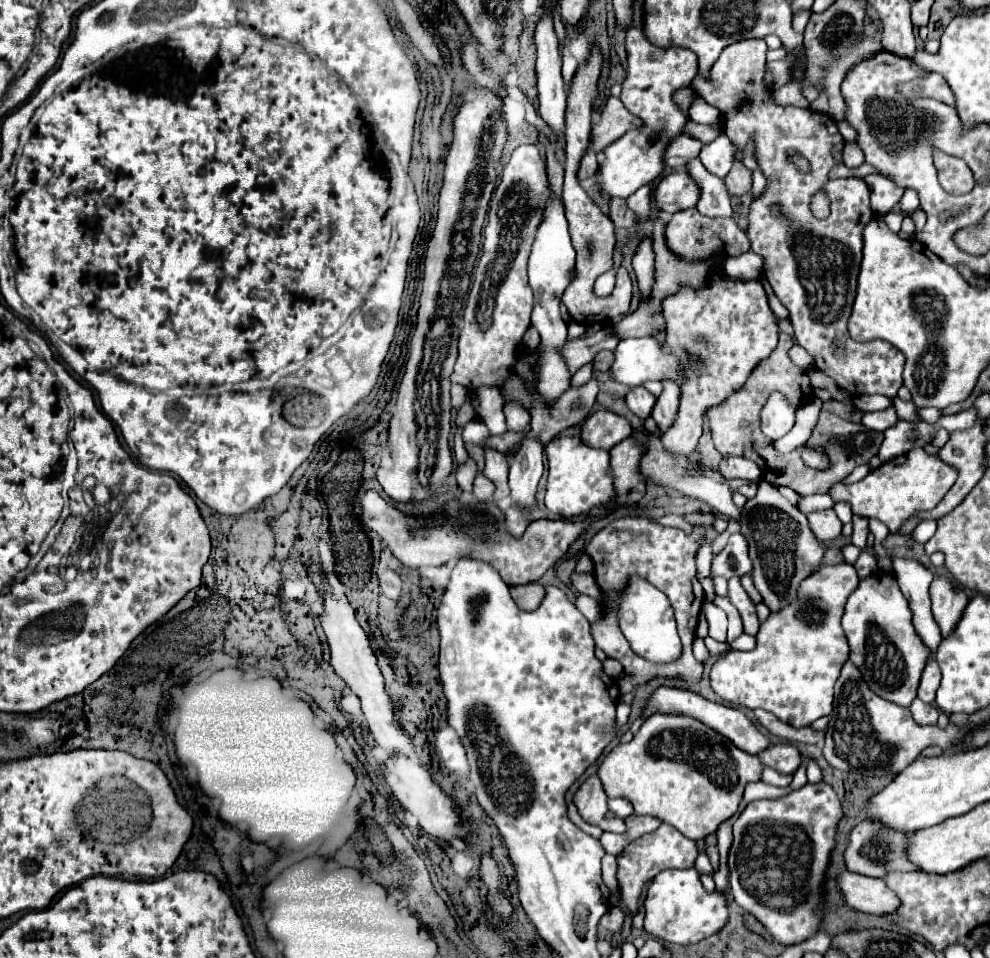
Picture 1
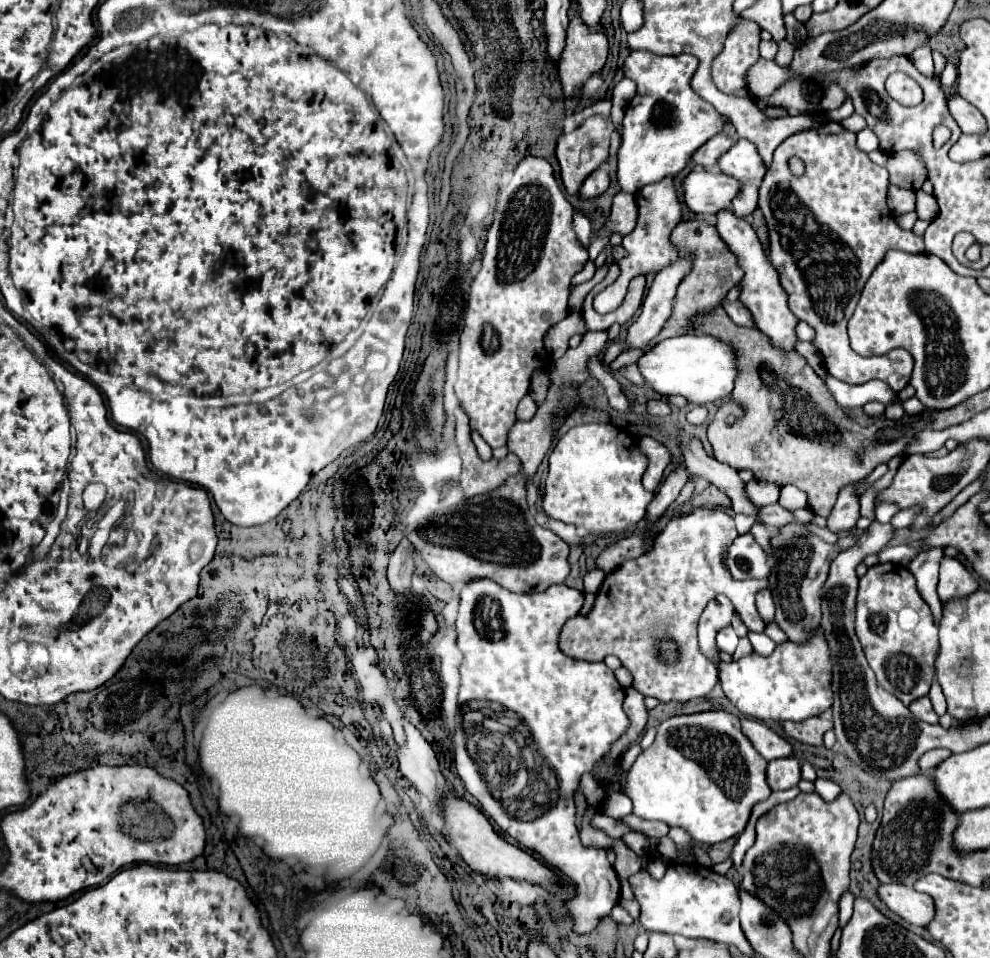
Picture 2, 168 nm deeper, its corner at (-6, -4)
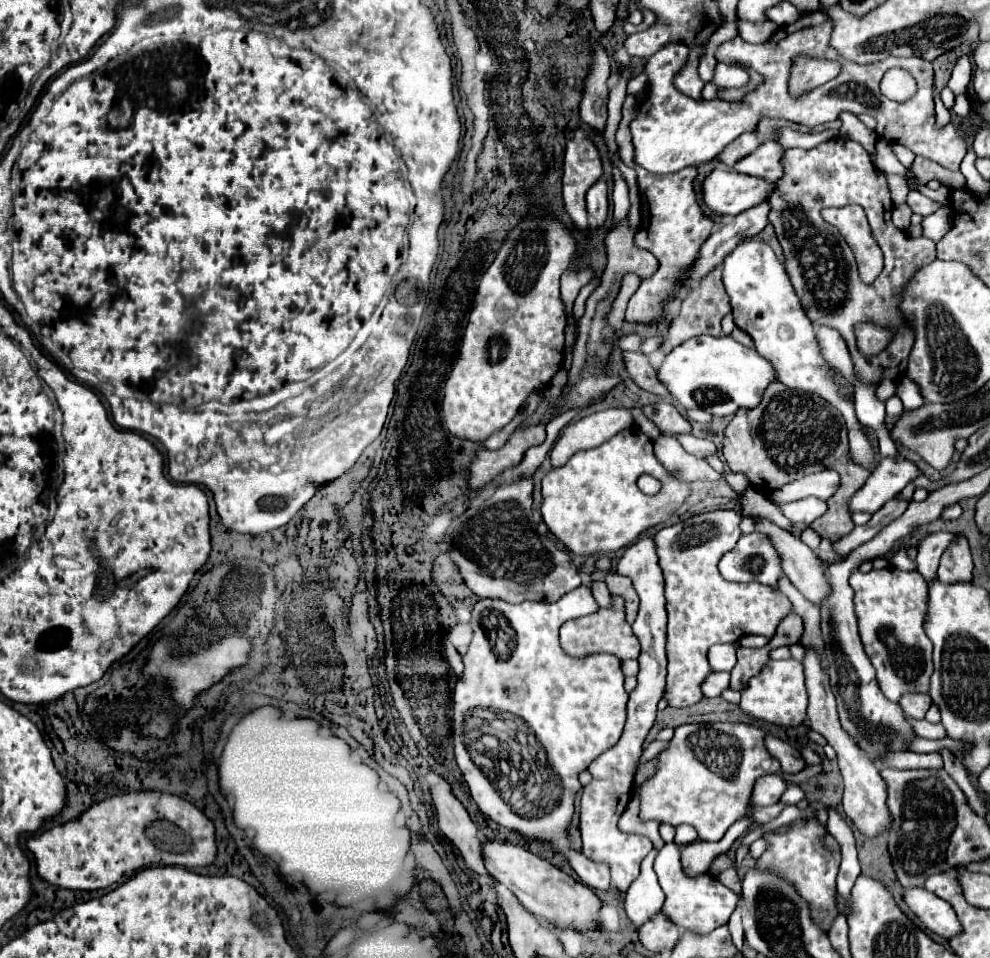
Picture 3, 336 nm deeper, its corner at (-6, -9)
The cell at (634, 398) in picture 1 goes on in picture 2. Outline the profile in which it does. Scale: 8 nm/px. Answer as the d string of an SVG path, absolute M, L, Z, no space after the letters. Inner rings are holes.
M649 400L647 402L647 412L651 416L667 416L671 412L671 408L665 400Z

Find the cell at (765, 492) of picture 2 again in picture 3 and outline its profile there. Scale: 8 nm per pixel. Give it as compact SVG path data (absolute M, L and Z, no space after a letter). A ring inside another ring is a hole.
M827 469L827 471L797 479L785 487L779 487L777 491L771 493L771 497L779 503L797 501L803 497L817 497L817 499L827 501L837 491L837 487L839 487L839 473Z

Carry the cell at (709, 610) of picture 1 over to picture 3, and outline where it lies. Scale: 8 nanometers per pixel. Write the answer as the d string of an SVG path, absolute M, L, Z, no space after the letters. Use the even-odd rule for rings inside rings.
M713 645L709 649L709 665L713 671L731 671L735 667L735 649L733 645Z

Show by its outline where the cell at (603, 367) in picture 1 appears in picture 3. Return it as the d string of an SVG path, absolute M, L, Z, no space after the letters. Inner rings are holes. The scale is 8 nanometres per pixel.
M623 351L625 355L625 365L627 371L631 375L631 379L645 391L655 393L659 397L667 397L669 391L667 387L663 387L657 379L657 371L651 367L651 363L647 361L647 357L643 353L631 353L631 351Z

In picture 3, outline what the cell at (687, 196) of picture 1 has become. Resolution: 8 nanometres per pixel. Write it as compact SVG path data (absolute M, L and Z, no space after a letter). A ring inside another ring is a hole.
M715 169L703 183L705 203L723 217L735 217L769 199L775 183L743 175L737 171Z

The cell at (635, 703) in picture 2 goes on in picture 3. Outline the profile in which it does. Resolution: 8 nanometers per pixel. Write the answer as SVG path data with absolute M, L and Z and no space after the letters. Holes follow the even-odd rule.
M643 535L635 545L631 545L621 561L617 563L617 573L627 575L633 581L633 587L641 599L637 619L633 623L633 633L637 635L641 643L641 655L639 655L639 675L637 675L637 689L629 695L627 703L627 723L625 731L615 747L599 755L591 765L589 771L593 775L593 781L583 787L581 795L581 835L583 835L583 855L597 863L607 863L611 869L611 885L615 885L619 891L627 891L629 885L639 877L641 861L647 857L647 853L653 849L653 843L649 837L623 833L617 827L619 817L625 811L625 805L631 799L631 785L637 771L637 763L643 755L643 741L649 733L649 729L655 723L657 715L657 703L663 695L665 677L667 677L667 655L665 655L665 641L667 641L667 611L665 611L665 585L661 567L657 563L655 543L651 535Z

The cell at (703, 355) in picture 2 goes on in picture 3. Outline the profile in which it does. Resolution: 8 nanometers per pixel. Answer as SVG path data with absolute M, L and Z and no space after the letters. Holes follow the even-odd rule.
M699 335L675 347L659 367L659 379L685 409L703 409L717 417L735 415L737 409L753 409L761 403L763 391L777 381L769 359L747 349L733 337Z

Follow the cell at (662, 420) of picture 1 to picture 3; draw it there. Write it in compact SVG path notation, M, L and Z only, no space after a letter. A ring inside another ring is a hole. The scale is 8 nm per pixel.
M759 519L757 521L757 529L765 531L767 535L771 535L771 541L775 545L775 549L779 551L781 559L783 559L783 571L787 575L787 579L793 583L793 587L811 603L821 605L823 599L827 599L827 595L831 595L831 585L827 583L827 565L817 557L815 551L811 551L801 539L793 537L791 533L787 533L785 529L777 527L775 523L771 523L769 519Z

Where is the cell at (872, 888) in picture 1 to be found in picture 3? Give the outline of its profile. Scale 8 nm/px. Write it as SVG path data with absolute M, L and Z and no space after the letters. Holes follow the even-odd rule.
M915 887L915 889L907 889L905 891L905 901L911 907L911 911L927 925L927 929L931 929L933 933L951 939L955 935L959 935L961 931L961 923L955 915L955 909L943 901L941 897L937 897L935 893L923 889L923 887Z

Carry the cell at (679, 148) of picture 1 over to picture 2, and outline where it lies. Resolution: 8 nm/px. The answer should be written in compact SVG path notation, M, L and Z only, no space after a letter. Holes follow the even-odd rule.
M717 134L715 138L707 140L707 142L691 156L691 162L709 170L709 168L713 168L713 166L717 164L719 156L731 148L731 144L733 144L733 138L729 138L729 136L725 136L725 134Z

